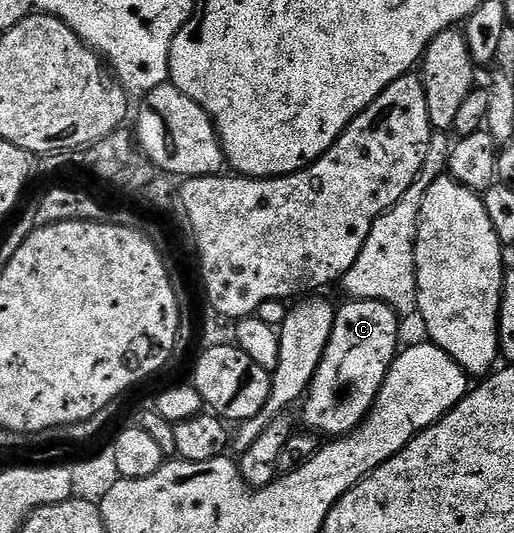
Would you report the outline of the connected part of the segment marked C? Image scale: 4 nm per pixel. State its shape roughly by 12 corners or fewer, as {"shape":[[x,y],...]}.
{"shape":[[337,308],[301,404],[307,428],[363,423],[400,350],[400,317]]}

